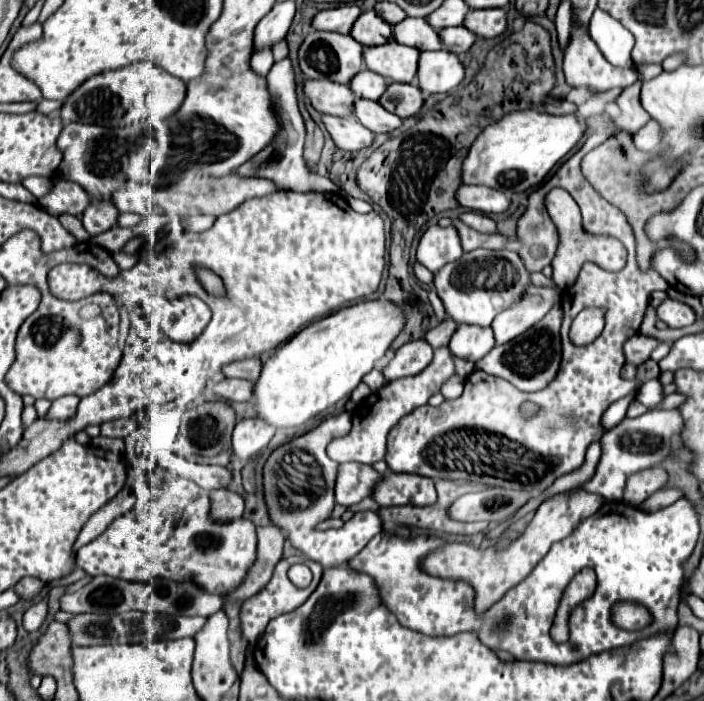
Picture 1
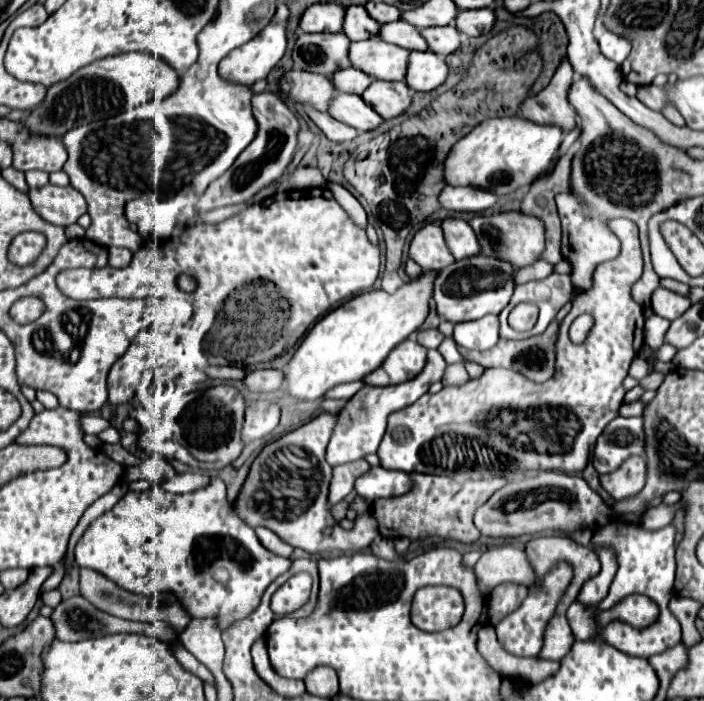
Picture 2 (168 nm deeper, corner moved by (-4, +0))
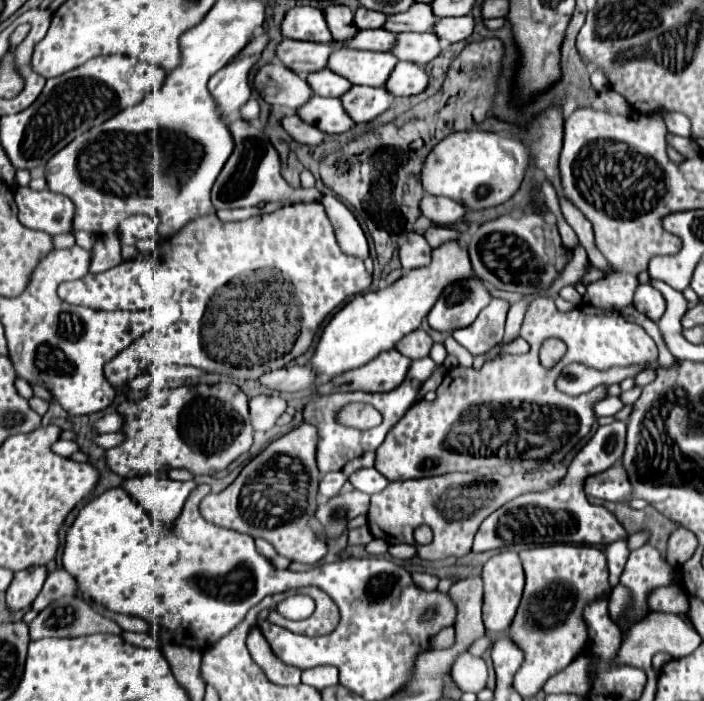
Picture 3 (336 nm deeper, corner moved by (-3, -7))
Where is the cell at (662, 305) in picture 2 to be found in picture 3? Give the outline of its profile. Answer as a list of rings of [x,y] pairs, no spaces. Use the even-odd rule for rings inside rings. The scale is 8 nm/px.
[[[639,284],[637,290],[635,290],[635,296],[633,296],[633,306],[645,314],[647,318],[659,322],[663,312],[665,312],[665,300],[661,296],[661,292],[657,292],[651,284]]]

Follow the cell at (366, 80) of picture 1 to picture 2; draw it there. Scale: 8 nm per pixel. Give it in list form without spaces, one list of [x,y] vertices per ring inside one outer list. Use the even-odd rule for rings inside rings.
[[[352,67],[352,69],[344,69],[340,73],[336,73],[336,77],[332,77],[334,85],[336,85],[336,91],[342,91],[342,93],[364,93],[368,89],[368,85],[374,81],[372,77],[368,77],[364,71]]]

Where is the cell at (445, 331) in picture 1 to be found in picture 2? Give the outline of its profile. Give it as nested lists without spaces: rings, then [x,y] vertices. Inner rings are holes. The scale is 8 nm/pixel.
[[[428,329],[428,331],[418,331],[416,333],[416,339],[426,349],[438,349],[438,345],[444,341],[444,335],[438,329]]]

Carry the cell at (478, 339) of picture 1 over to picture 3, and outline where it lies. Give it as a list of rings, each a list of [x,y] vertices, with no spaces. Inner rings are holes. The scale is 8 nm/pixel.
[[[493,298],[483,312],[479,312],[477,320],[467,326],[453,332],[453,338],[465,346],[473,356],[483,354],[497,346],[503,340],[503,328],[505,328],[505,316],[507,316],[509,304],[505,300]]]

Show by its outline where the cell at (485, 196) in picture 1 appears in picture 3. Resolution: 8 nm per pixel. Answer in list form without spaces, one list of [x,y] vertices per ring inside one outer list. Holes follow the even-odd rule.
[[[423,196],[423,200],[419,202],[419,210],[433,224],[441,224],[441,226],[455,224],[465,214],[465,208],[459,202],[439,196]]]

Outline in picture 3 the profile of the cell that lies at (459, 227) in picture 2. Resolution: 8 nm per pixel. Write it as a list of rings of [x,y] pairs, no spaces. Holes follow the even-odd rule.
[[[429,226],[423,236],[425,236],[427,242],[431,244],[431,248],[437,248],[437,246],[441,246],[441,244],[447,242],[447,240],[459,238],[459,232],[455,232],[455,230],[451,230],[451,228],[445,228],[445,226]]]

